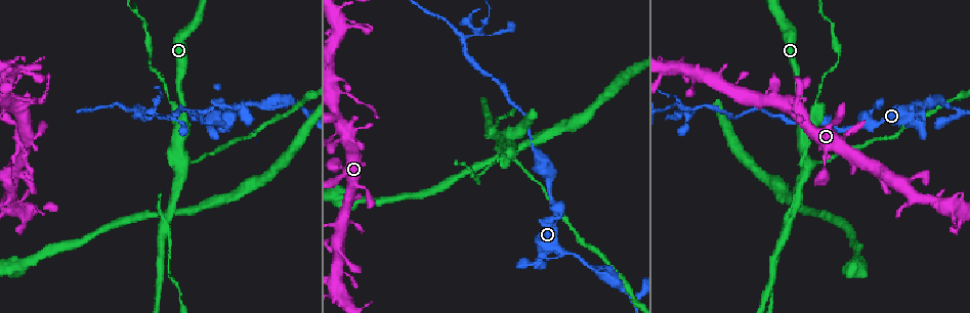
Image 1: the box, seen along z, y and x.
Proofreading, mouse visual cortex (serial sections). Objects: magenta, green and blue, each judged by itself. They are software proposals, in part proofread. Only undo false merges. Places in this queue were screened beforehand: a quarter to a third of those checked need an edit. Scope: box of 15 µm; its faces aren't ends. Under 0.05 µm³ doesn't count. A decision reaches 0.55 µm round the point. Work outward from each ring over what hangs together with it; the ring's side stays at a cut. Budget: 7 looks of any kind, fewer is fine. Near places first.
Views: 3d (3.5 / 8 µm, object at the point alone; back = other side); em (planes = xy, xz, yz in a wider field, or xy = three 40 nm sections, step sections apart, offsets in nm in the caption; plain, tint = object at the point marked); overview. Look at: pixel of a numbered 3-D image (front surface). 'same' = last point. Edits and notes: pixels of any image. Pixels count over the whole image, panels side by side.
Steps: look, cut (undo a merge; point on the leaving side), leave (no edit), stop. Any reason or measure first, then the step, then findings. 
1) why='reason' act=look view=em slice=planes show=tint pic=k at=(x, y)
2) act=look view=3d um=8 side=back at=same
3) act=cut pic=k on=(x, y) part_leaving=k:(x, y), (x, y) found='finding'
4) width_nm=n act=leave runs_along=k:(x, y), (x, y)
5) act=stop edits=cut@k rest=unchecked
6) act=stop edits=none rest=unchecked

why='calibre changes' act=look view=3d um=3.5 pic=1 at=(910, 110)

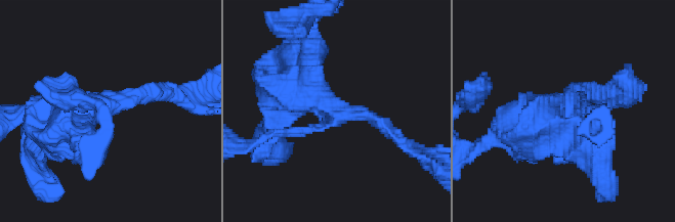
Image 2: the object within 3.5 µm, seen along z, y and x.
why='shape alone is not enough' act=look view=em slice=xy step=5 show=tint pic=2 at=(335, 107)

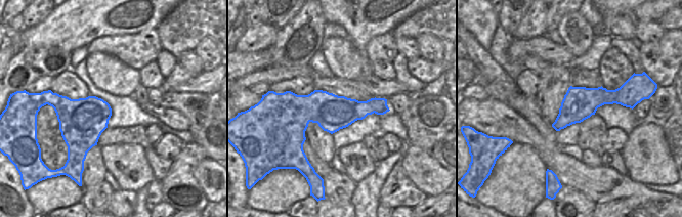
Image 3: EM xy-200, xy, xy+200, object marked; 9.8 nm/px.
act=leave runs_along=2:(292, 59), (342, 115), (370, 117), (395, 135) found='one cell here'

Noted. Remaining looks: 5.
why='thick turns thin' act=look view=3d um=3.5 pic=1 at=(509, 148)

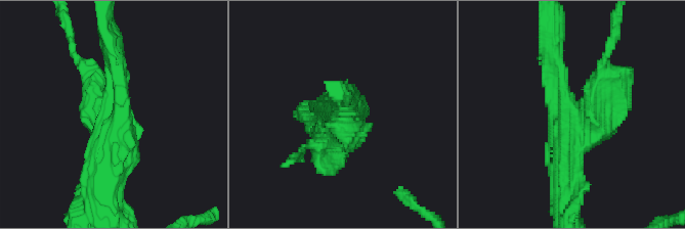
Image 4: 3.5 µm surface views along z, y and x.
act=look view=em slice=xy step=5 show=tint pic=4 at=(344, 113)

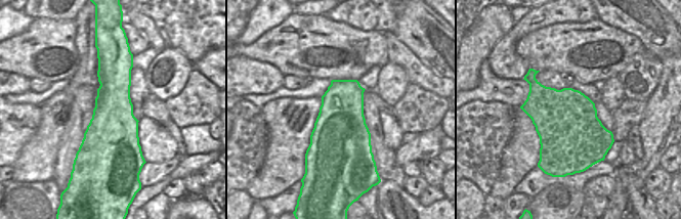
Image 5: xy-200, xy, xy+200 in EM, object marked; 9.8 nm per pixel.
act=leave runs_along=4:(553, 50), (569, 110), (564, 182) found='one cell here'

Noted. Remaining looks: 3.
why='calibre changes' act=look view=3d um=3.5 pic=1 at=(475, 32)

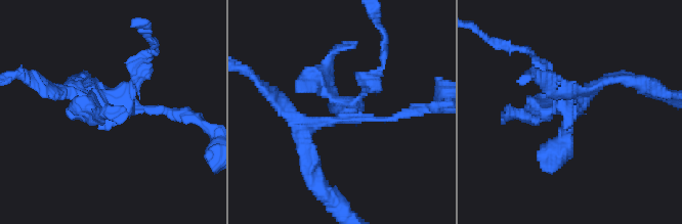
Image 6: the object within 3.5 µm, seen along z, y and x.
arms=4 arm_widths_nm=100,150,200,250 act=look view=em slice=xy step=2 show=tint pic=6 at=(344, 115)

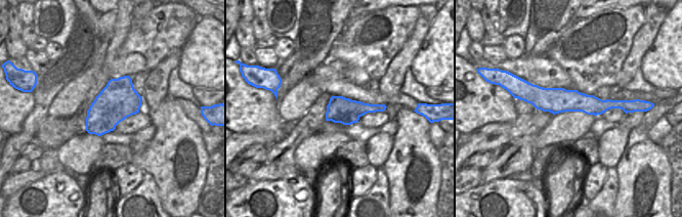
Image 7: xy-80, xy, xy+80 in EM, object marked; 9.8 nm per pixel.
act=cut pic=6 on=(320, 87) part_leaving=6:(343, 115), (317, 74), (346, 44) found='two cells meet here'

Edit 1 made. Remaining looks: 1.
act=stop edits=cut@6 rest=unchecked

